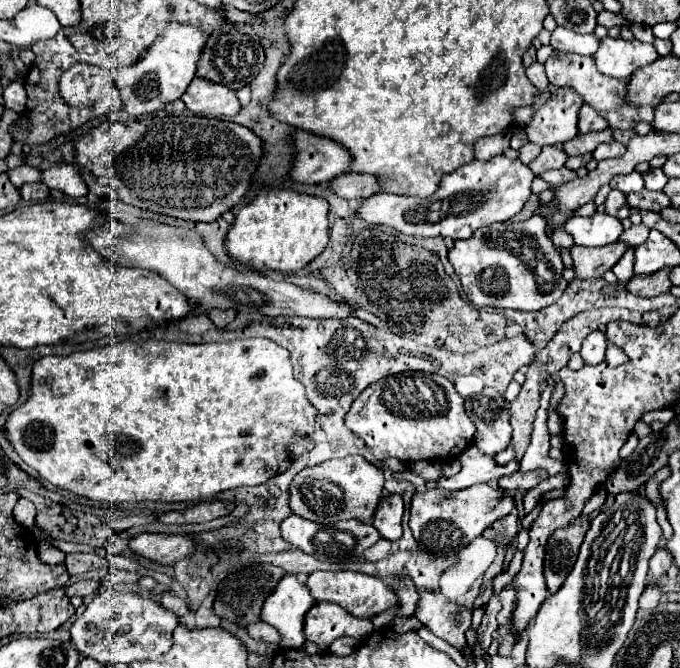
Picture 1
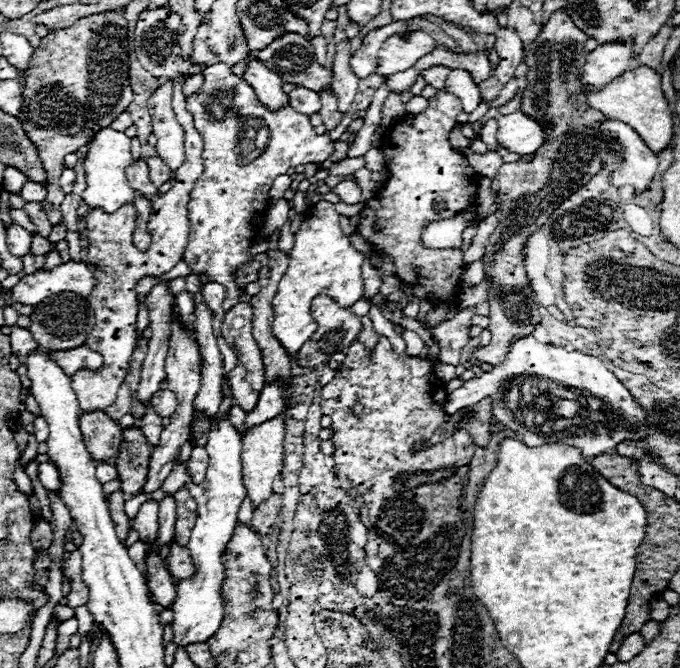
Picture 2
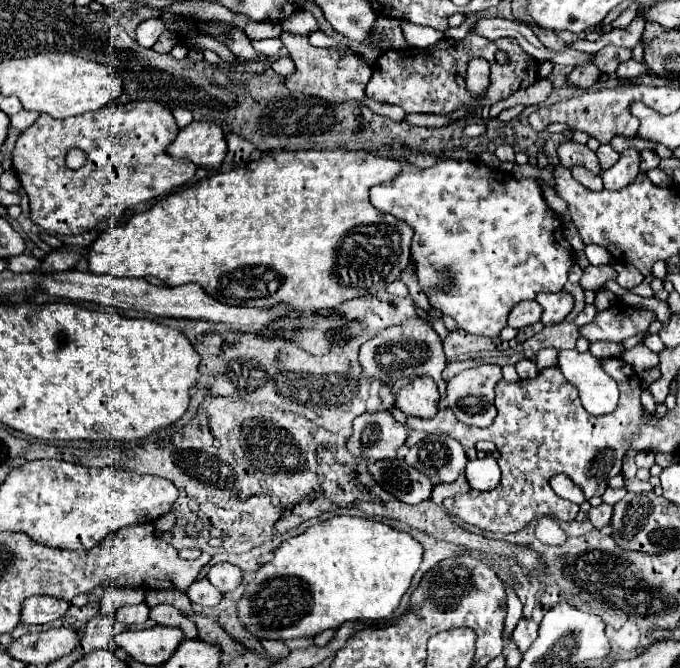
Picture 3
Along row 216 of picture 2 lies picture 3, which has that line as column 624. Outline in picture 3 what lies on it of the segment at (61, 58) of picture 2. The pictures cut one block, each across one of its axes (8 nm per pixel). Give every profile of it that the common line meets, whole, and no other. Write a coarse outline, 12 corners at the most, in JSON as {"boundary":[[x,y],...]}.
{"boundary":[[606,46],[592,54],[604,74],[614,74],[632,50]]}

